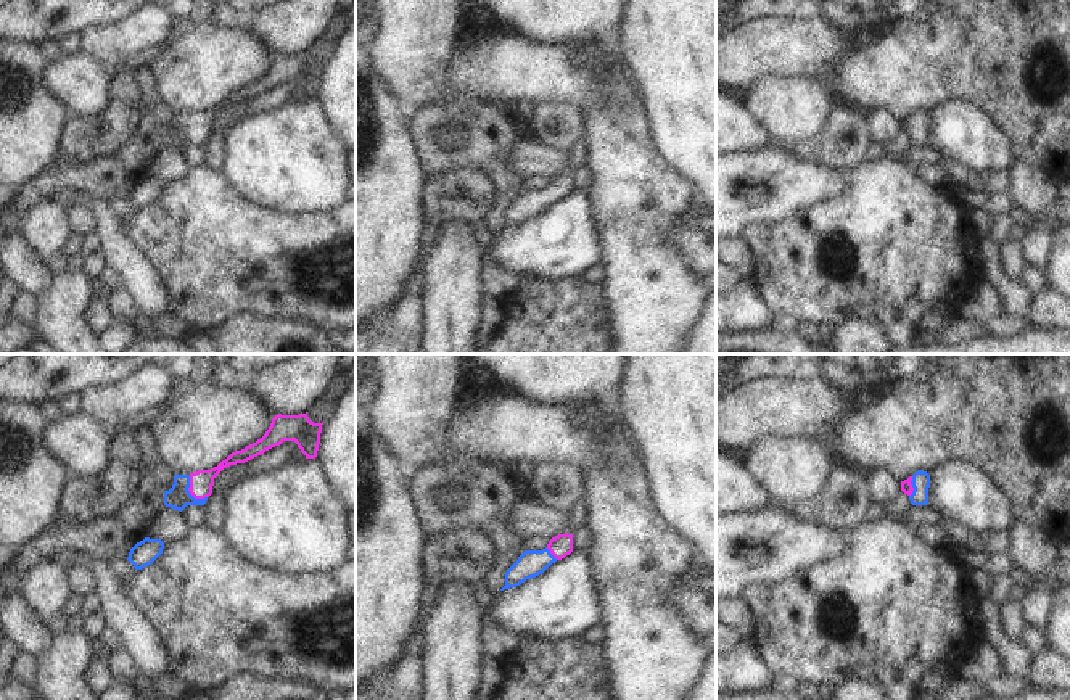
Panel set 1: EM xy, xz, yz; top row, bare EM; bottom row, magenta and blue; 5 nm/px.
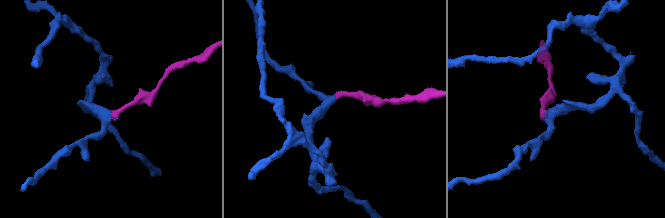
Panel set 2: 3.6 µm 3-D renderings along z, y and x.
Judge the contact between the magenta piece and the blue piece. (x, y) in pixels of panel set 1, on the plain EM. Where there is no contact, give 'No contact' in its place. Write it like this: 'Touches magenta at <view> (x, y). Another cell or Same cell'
Touches magenta at xy (190, 132). Same cell.

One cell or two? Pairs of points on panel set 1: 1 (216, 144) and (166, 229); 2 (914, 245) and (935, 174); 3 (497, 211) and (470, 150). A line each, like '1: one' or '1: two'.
1: two
2: two
3: one

